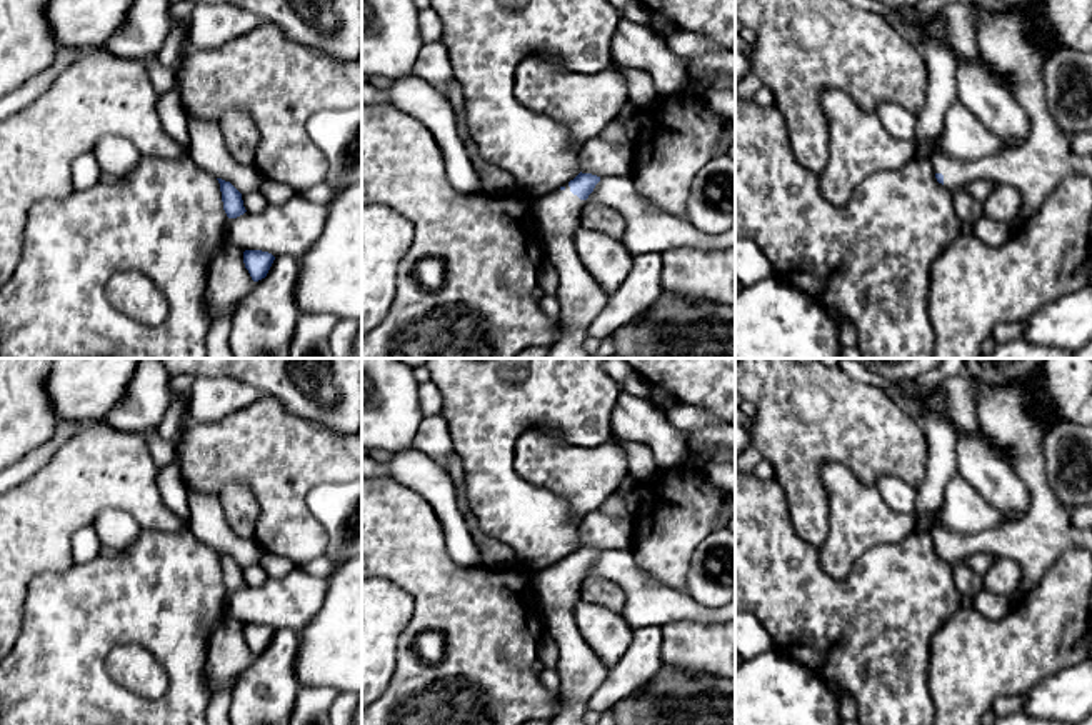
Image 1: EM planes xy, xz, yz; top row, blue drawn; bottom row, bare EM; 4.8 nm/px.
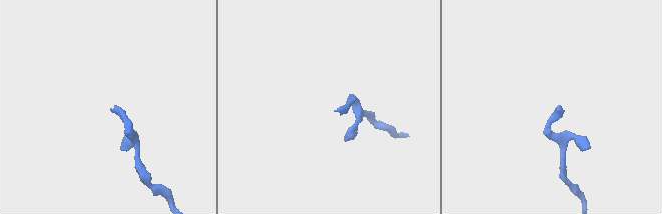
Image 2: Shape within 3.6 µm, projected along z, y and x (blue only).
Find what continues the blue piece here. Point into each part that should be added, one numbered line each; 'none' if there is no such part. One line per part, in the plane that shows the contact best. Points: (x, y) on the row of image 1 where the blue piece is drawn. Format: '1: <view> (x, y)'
1: xz (581, 297)

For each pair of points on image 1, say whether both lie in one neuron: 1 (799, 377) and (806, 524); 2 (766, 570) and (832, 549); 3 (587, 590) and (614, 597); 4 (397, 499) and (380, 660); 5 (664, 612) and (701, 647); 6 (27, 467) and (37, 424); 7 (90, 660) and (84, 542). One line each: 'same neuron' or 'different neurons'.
1: same neuron
2: different neurons
3: same neuron
4: different neurons
5: different neurons
6: different neurons
7: different neurons

